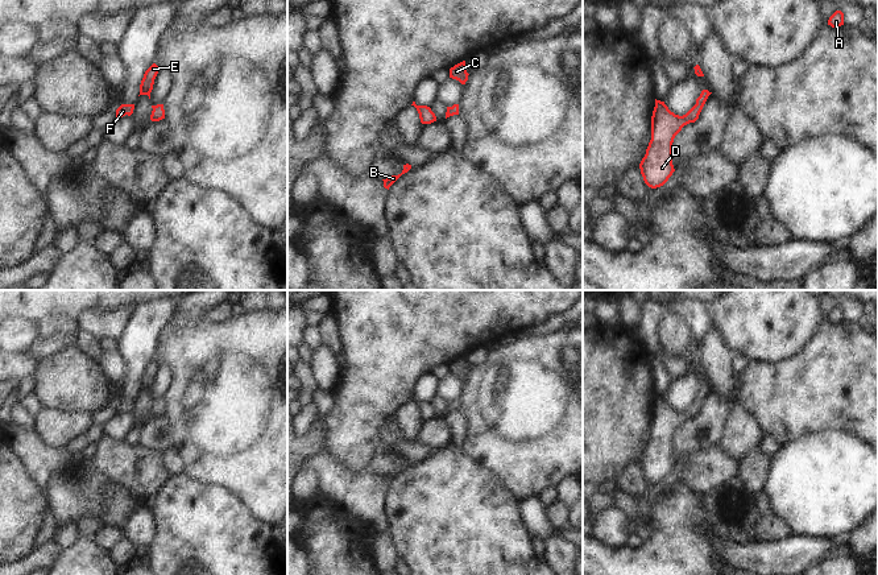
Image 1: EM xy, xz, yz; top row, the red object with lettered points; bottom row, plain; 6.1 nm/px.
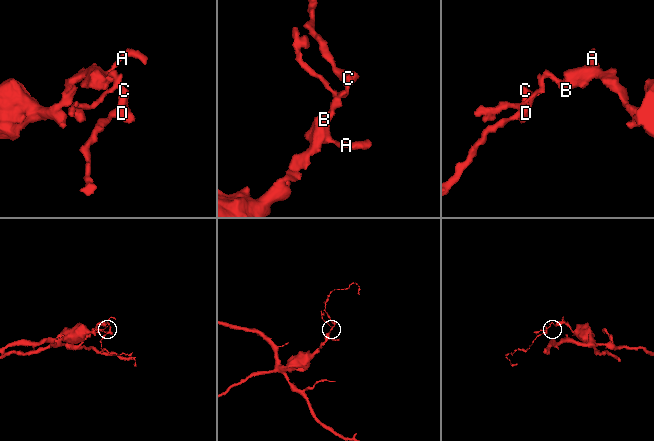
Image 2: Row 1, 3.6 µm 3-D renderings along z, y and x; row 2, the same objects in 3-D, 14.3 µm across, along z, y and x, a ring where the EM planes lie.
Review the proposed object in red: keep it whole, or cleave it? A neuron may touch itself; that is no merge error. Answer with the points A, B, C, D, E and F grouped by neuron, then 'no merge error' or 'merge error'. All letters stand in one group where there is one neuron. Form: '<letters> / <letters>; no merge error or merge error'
A B C D E F; no merge error

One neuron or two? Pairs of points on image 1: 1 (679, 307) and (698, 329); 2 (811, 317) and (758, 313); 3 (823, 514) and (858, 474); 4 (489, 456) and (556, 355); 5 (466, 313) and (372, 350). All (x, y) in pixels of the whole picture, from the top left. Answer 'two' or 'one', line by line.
1: one
2: one
3: one
4: one
5: one

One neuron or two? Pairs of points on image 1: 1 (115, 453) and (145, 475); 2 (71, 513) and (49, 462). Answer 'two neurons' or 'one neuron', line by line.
1: one neuron
2: one neuron

